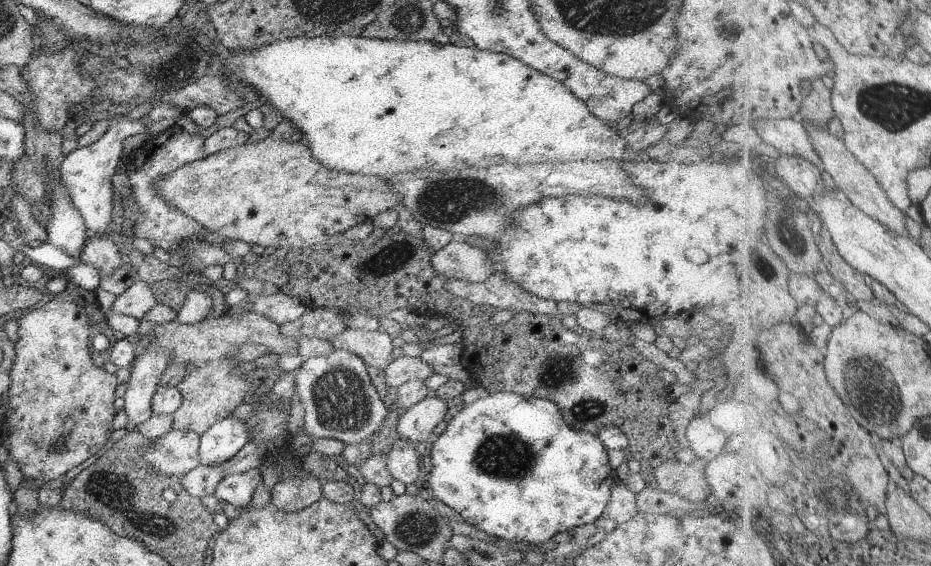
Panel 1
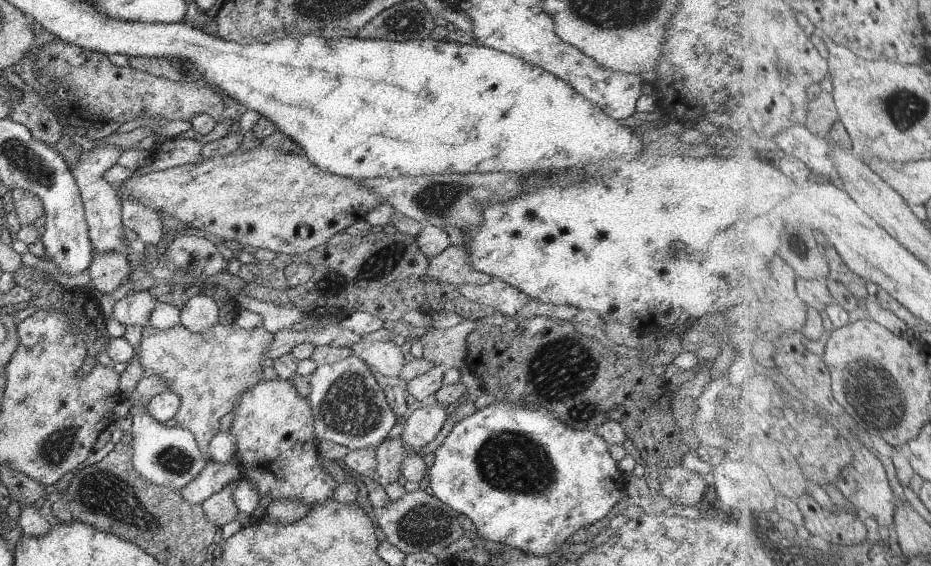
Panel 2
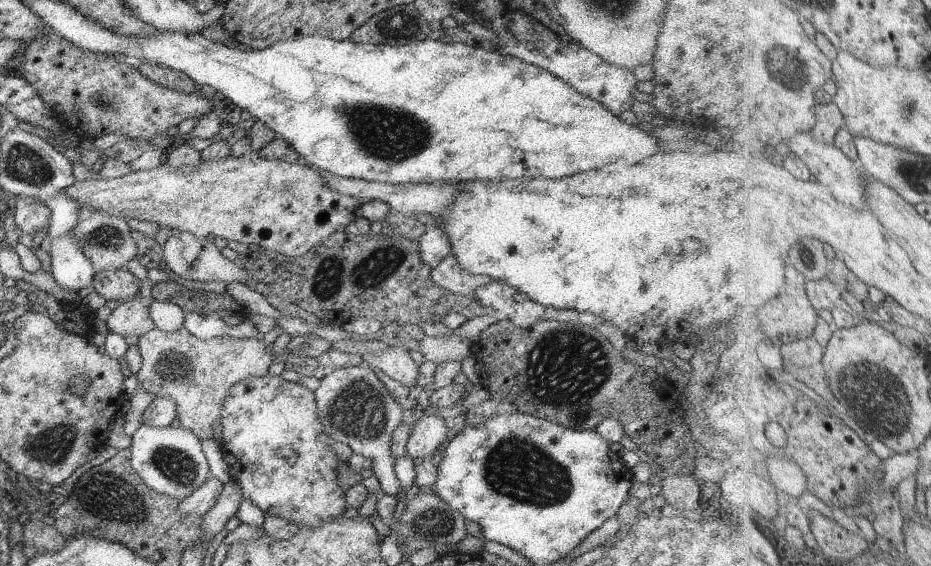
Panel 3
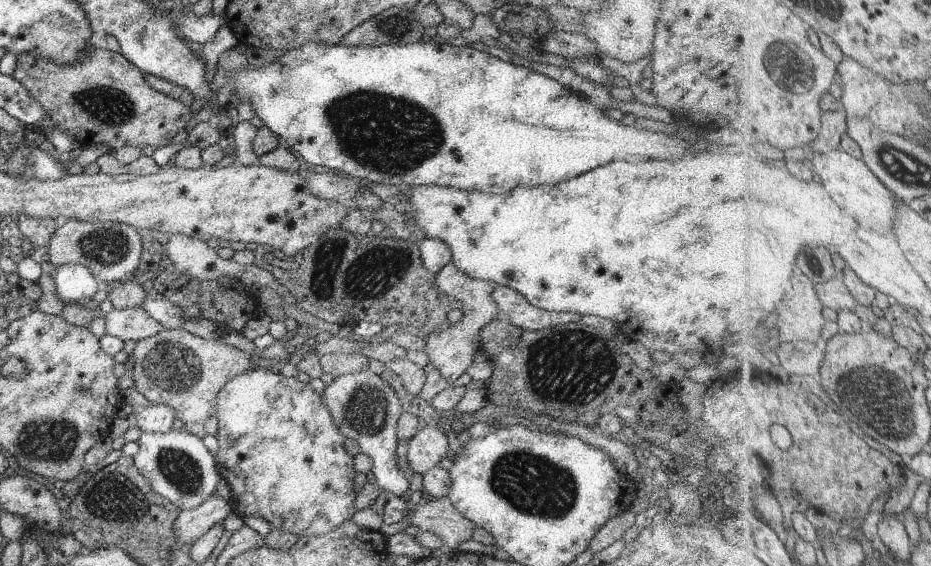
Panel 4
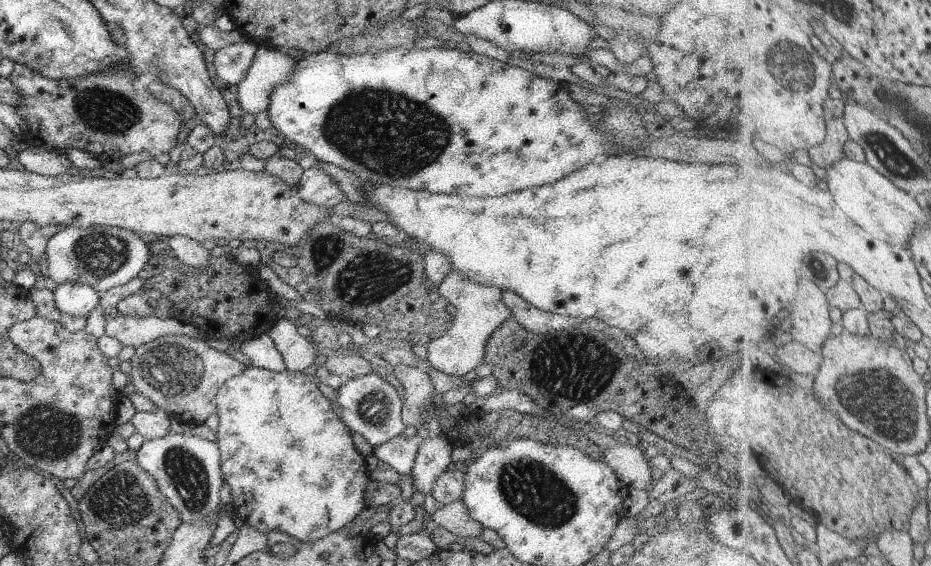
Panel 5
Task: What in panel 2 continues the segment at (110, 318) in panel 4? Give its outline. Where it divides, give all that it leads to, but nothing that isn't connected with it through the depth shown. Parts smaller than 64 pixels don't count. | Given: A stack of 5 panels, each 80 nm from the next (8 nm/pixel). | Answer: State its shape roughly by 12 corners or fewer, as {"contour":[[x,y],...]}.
{"contour":[[148,290],[131,291],[113,304],[123,327],[148,326],[156,303]]}

